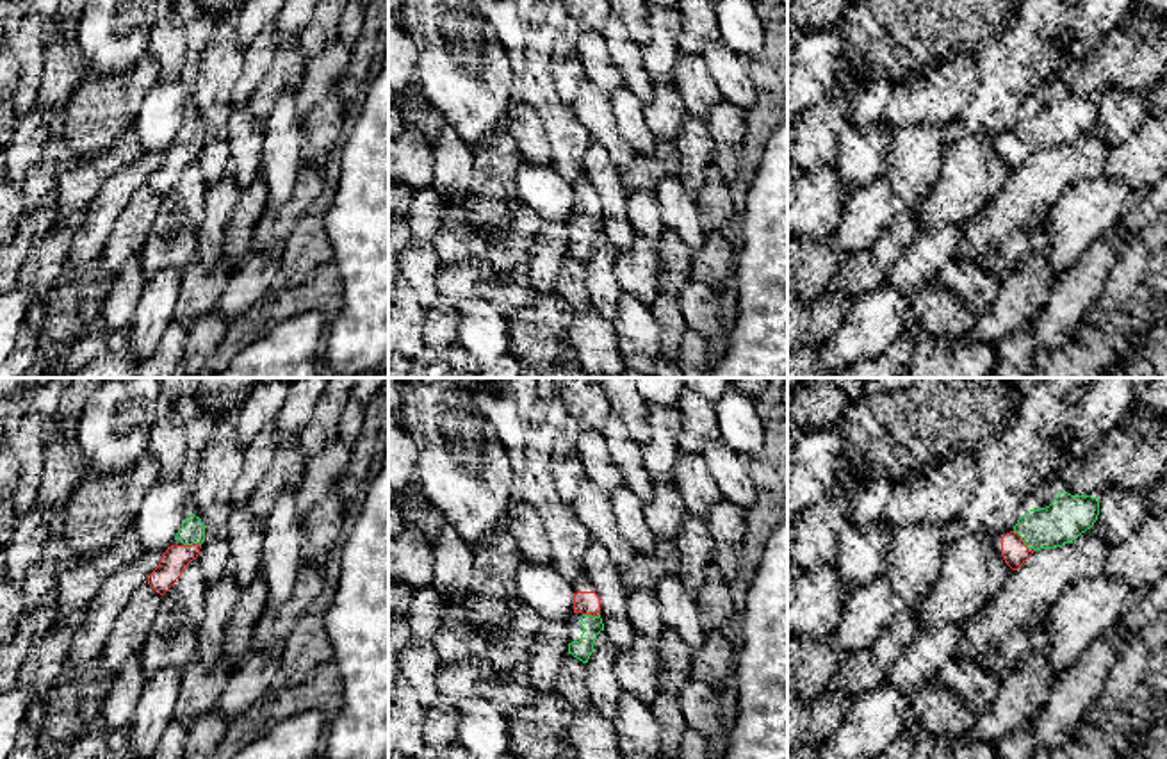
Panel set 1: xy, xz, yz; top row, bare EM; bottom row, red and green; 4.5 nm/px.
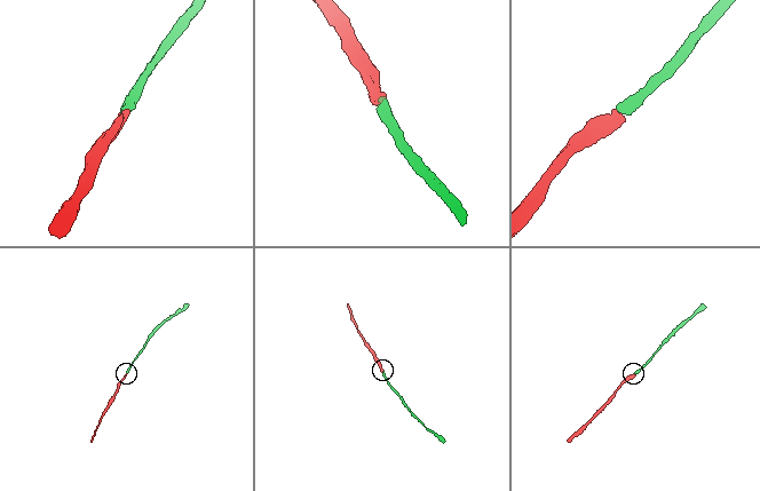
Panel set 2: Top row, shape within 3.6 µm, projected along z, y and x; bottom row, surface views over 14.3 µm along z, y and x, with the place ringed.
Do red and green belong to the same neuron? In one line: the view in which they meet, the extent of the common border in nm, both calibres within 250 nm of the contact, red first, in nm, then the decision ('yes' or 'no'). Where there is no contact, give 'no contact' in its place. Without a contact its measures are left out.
contact in yz; length 110 nm; calibres 120 and 200 nm; yes

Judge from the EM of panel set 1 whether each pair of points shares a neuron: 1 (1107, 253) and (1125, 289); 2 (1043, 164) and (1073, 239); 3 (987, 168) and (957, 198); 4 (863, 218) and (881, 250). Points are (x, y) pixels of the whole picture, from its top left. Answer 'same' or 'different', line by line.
1: different
2: different
3: same
4: different

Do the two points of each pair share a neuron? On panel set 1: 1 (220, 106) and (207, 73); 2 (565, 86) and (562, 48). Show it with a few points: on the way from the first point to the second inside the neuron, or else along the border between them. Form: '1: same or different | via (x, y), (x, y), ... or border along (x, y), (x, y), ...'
1: same | via (212, 98), (212, 81)
2: same | via (565, 77), (562, 57)

